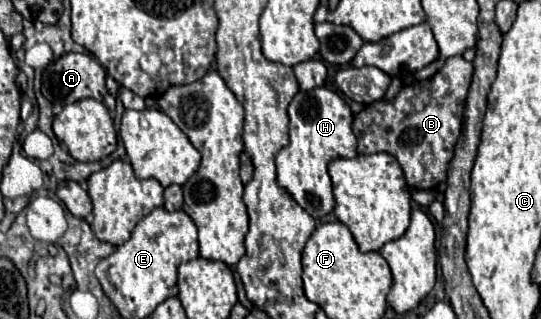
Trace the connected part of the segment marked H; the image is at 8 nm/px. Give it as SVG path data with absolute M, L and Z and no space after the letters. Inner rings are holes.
M318 87L310 93L300 91L290 107L290 145L276 155L278 185L292 195L292 199L316 221L334 211L332 183L328 175L328 163L346 157L356 157L356 137L352 133L352 111L344 99L332 89Z

